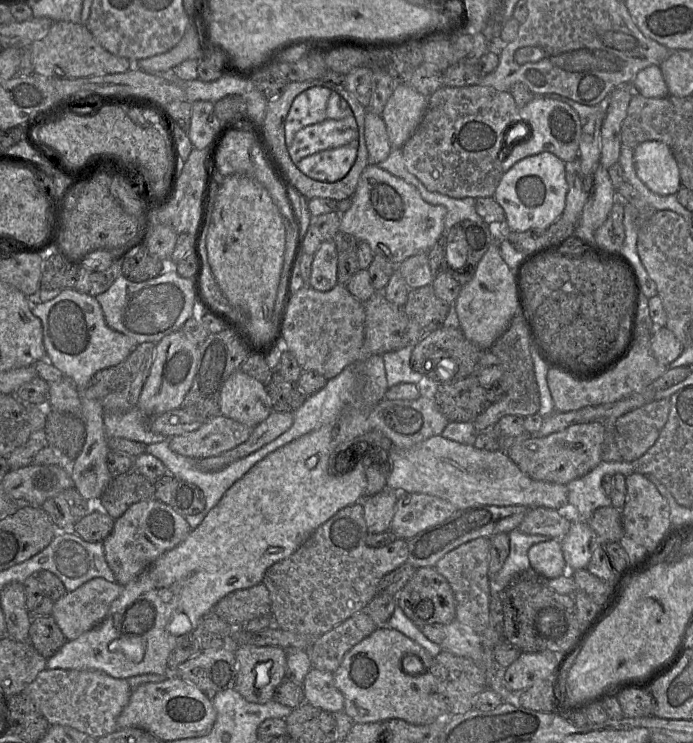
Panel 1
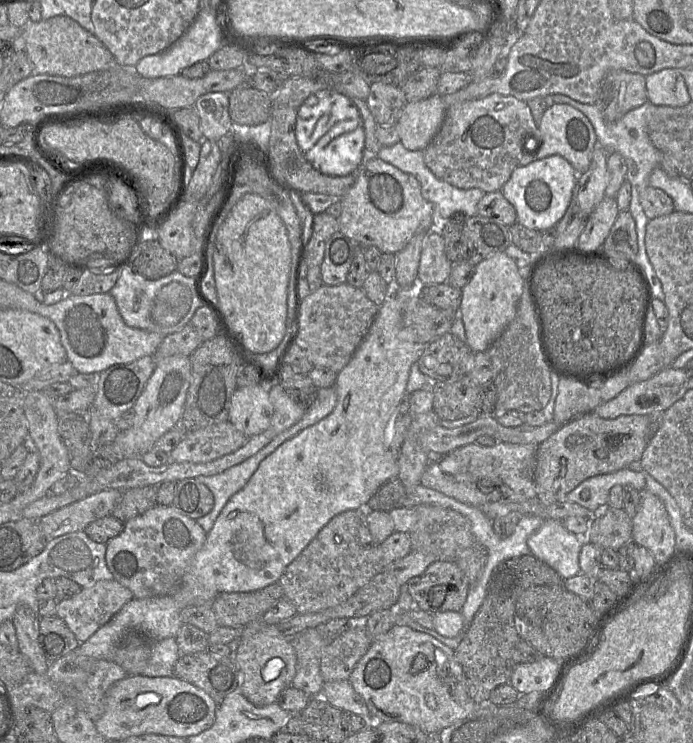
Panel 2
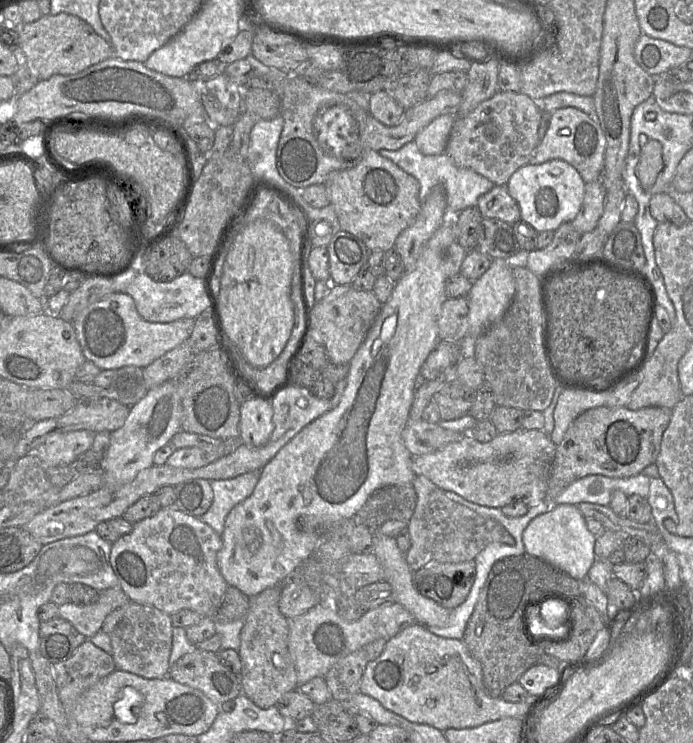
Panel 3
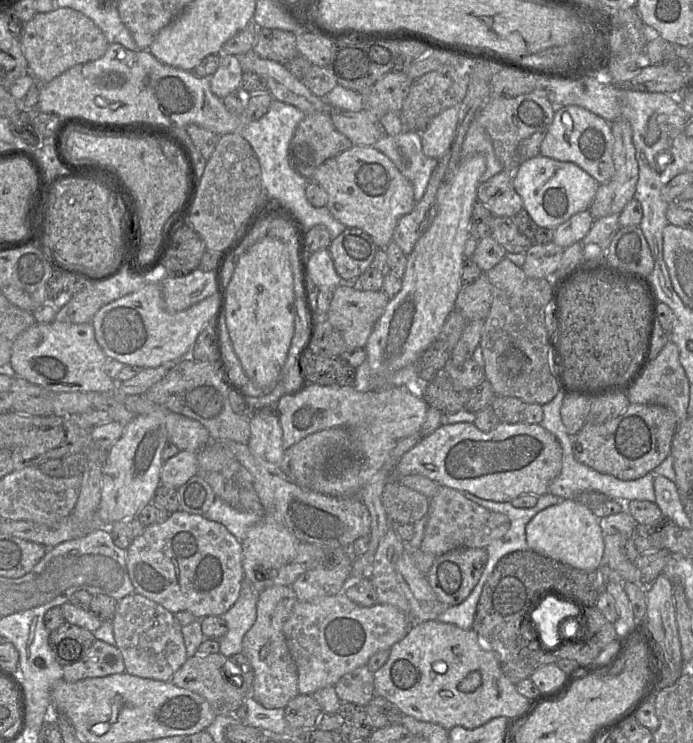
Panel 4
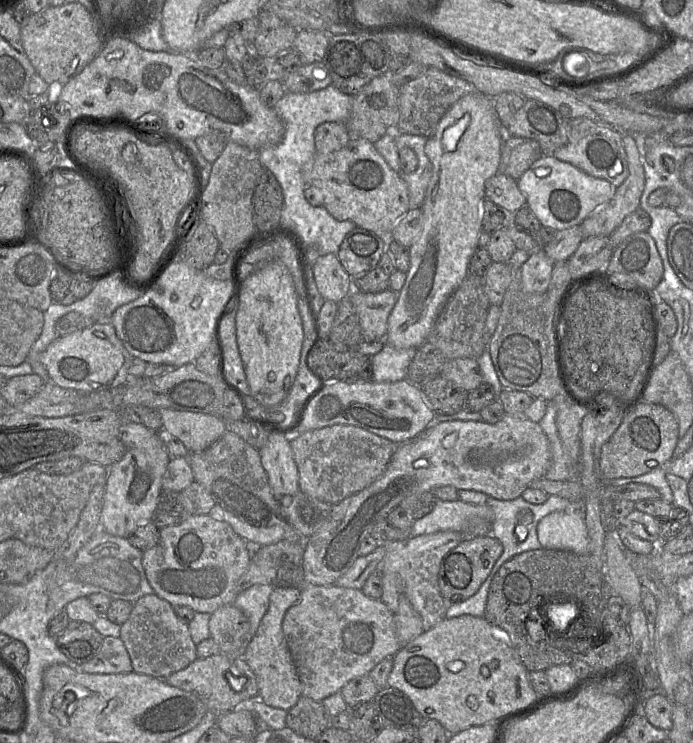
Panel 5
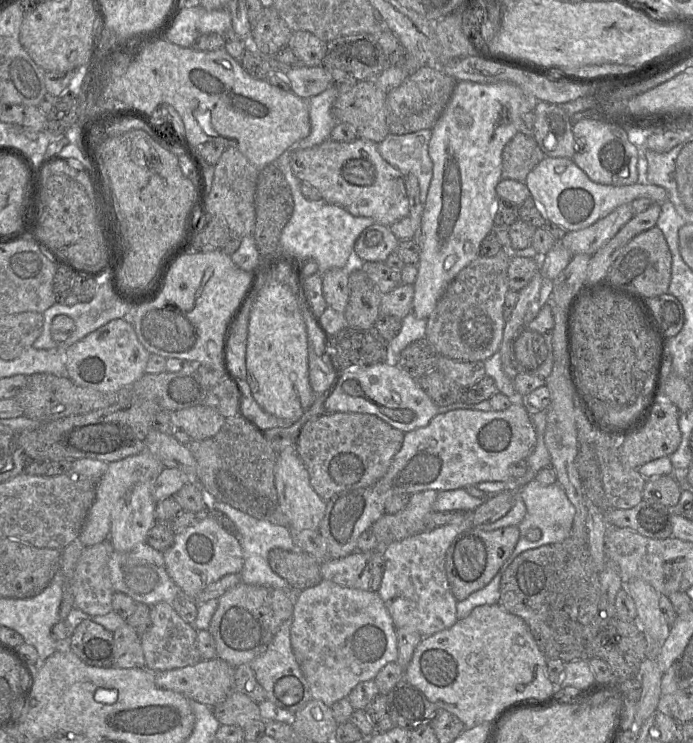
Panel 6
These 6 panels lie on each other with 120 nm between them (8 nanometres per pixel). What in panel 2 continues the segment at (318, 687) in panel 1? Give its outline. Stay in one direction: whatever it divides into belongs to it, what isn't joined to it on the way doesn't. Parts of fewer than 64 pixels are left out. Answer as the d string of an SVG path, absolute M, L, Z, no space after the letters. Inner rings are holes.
M348 680L324 682L321 697L347 713L359 714L370 719L370 711L365 701Z

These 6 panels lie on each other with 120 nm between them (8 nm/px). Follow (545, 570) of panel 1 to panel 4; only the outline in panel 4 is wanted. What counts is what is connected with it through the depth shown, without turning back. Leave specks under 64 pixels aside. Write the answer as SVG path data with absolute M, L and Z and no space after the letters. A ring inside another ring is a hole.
M564 499L534 516L526 526L526 542L532 550L573 568L594 571L602 564L604 533L592 510L576 499Z

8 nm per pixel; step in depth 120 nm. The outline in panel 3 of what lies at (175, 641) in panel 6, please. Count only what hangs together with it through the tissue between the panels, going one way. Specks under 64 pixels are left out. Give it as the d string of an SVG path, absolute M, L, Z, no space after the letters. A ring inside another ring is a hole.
M133 601L119 608L124 608L123 617L110 634L112 656L116 669L127 671L147 679L168 676L174 628L171 615L153 606Z

